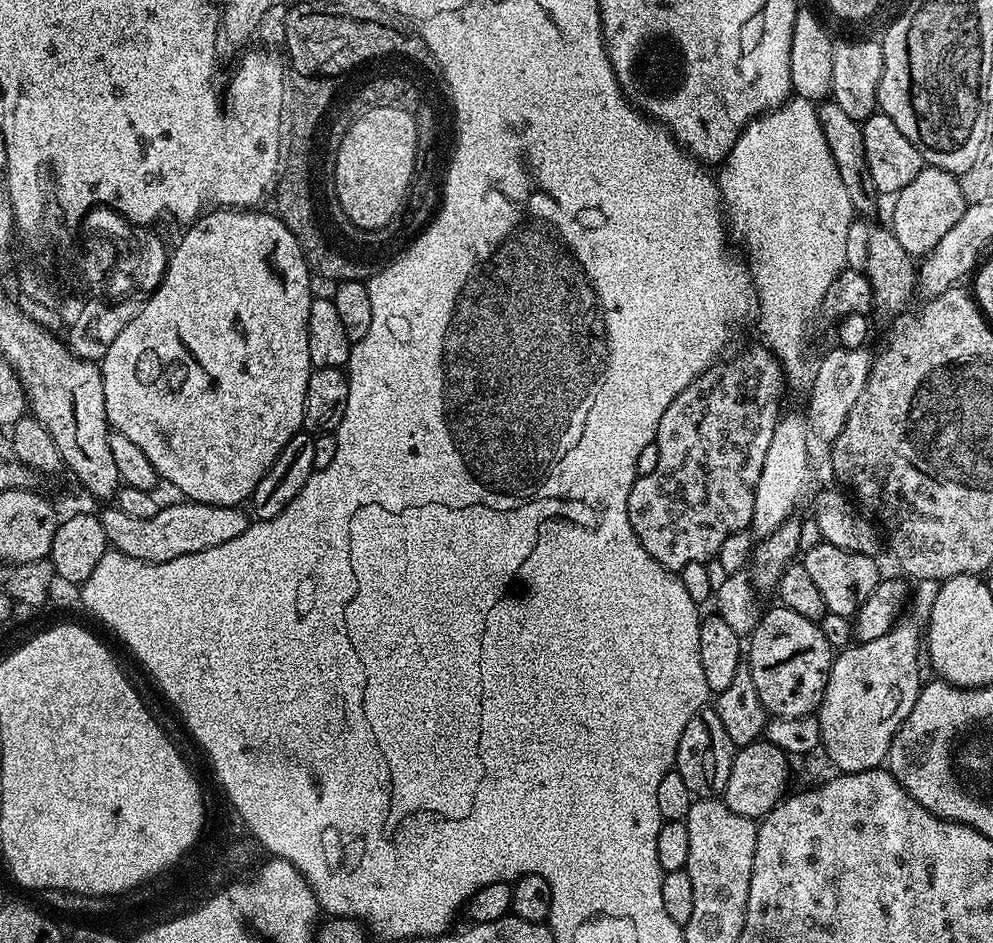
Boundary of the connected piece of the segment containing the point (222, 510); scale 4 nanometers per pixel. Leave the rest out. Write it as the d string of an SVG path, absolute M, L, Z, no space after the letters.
M165 503L160 512L154 514L154 518L134 518L130 514L122 514L120 508L108 506L105 512L99 513L102 530L106 530L108 543L115 551L142 562L161 564L182 558L186 554L198 554L202 550L222 546L222 542L234 542L238 534L248 529L250 516L243 507L180 503L184 504Z

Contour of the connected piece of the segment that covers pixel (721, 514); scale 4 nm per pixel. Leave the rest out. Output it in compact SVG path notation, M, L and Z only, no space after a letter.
M767 347L748 348L745 352L738 353L737 356L730 356L711 364L698 378L694 378L694 382L690 382L690 386L686 386L686 390L682 390L682 394L678 394L678 398L674 398L674 402L670 402L670 406L666 406L666 414L662 414L662 422L658 422L656 427L654 441L658 446L658 466L654 466L651 474L637 476L630 490L628 499L630 526L634 526L634 534L638 534L646 554L650 554L650 558L654 558L654 562L658 562L669 572L678 574L686 566L690 566L690 562L711 561L711 556L713 559L719 553L722 542L726 542L726 538L730 538L736 532L745 531L752 523L758 474L762 474L762 466L766 462L766 454L770 450L770 438L774 438L776 423L782 415L780 399L784 396L786 377L779 359Z

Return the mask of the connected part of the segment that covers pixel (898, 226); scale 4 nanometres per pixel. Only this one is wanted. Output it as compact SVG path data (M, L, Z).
M931 166L921 168L918 178L895 193L893 200L896 201L892 204L892 233L898 238L902 250L914 258L923 258L934 250L950 228L962 218L966 207L959 179L953 173Z

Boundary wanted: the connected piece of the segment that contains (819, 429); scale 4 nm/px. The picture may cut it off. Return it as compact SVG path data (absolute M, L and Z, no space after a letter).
M833 347L815 367L813 378L810 382L810 398L808 400L808 416L806 422L809 426L811 435L816 439L824 440L826 444L836 440L838 434L842 432L842 426L849 417L850 410L854 408L854 403L858 400L862 389L866 384L866 378L869 377L869 372L872 369L873 355L869 354L869 349L863 348L841 348Z

